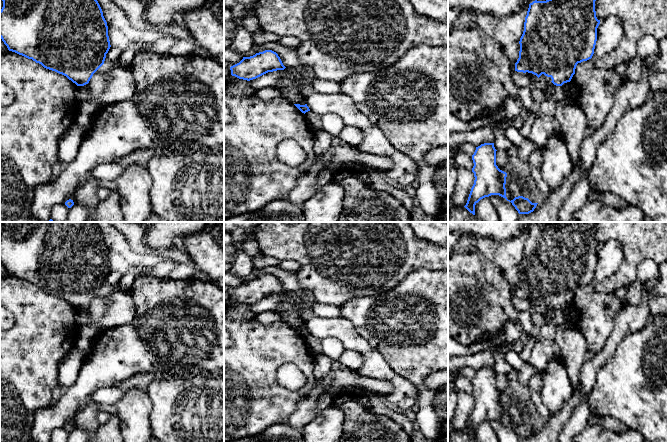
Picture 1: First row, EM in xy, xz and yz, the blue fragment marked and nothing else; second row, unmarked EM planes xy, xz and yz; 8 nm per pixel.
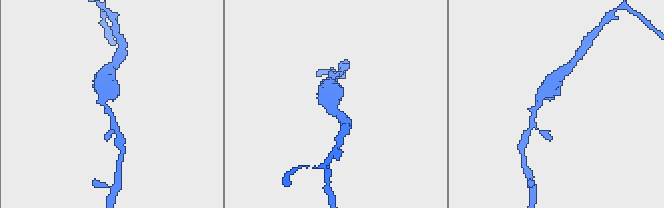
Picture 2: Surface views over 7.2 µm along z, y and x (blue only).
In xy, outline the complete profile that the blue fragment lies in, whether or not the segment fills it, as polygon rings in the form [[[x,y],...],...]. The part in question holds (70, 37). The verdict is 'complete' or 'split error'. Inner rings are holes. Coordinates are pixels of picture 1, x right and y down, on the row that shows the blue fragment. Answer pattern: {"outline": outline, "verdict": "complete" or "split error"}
{"outline": [[[2,0],[0,38],[9,51],[66,76],[77,86],[89,83],[111,45],[97,0]]], "verdict": "complete"}

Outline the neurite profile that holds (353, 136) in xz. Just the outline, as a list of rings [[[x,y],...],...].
[[[348,125],[344,126],[338,137],[340,141],[355,147],[361,143],[363,138],[364,133],[360,129]]]

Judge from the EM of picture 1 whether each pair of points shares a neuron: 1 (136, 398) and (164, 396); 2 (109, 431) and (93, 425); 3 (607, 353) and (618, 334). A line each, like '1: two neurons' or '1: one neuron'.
1: two neurons
2: two neurons
3: one neuron

